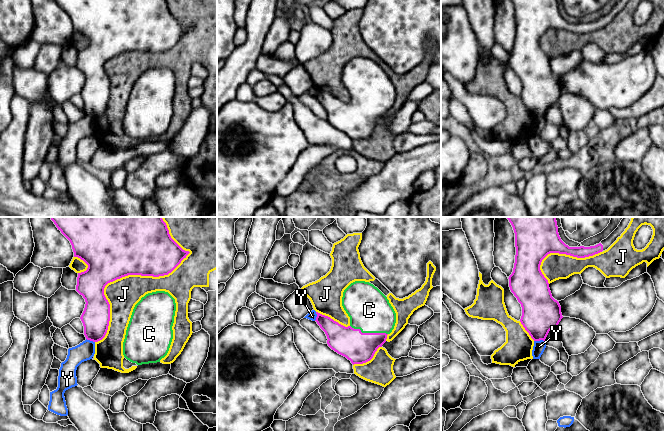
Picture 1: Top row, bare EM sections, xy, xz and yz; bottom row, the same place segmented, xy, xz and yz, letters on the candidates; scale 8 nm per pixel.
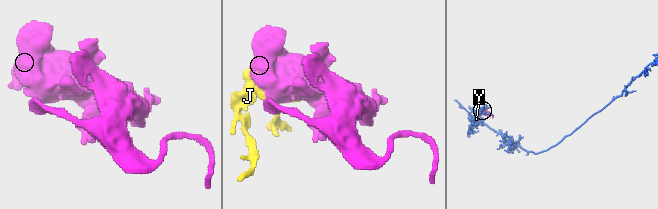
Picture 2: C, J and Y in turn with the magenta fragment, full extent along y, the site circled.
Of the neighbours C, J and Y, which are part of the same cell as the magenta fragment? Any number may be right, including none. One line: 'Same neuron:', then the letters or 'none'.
Same neuron: C

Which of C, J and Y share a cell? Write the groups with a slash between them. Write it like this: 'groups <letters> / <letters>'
groups C / J / Y

